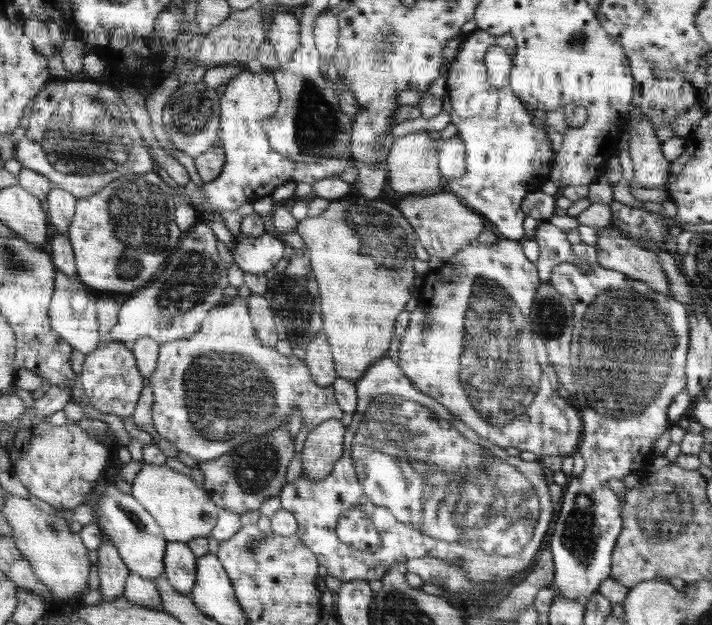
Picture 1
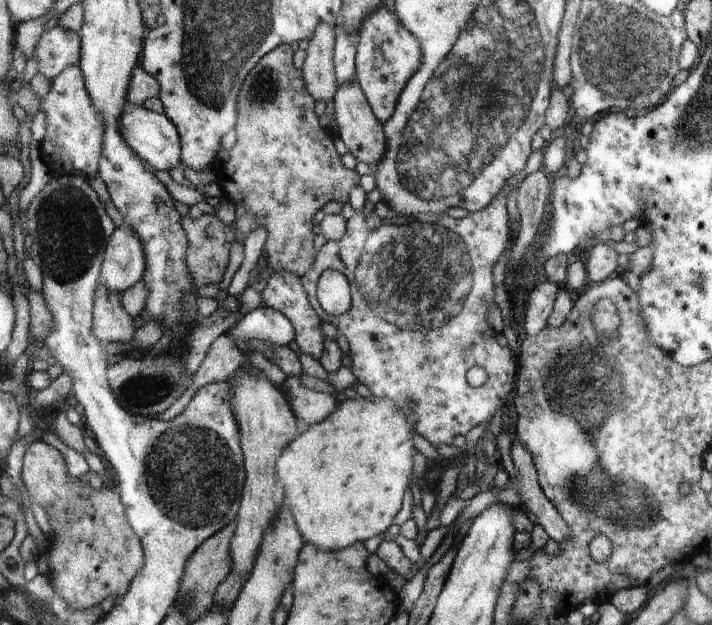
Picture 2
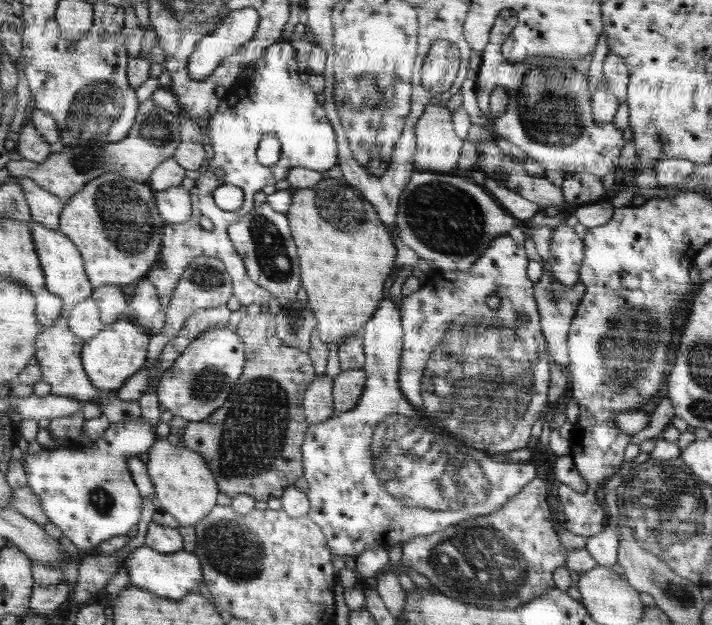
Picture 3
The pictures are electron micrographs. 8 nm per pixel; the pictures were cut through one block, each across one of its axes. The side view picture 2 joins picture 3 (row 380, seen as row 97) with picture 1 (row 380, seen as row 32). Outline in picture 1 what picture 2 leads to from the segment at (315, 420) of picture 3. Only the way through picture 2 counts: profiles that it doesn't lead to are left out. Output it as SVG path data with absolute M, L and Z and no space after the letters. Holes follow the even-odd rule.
M323 331L316 334L305 351L305 362L311 372L312 379L320 386L330 386L340 377L335 371L334 356Z

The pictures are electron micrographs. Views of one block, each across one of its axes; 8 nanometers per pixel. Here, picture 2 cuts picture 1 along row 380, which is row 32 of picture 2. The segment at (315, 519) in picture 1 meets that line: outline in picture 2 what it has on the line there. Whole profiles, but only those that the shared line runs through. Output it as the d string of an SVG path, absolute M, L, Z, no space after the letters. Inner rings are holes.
M384 4L364 20L356 36L354 80L362 86L376 118L384 124L394 114L395 106L410 77L423 59L420 41Z

